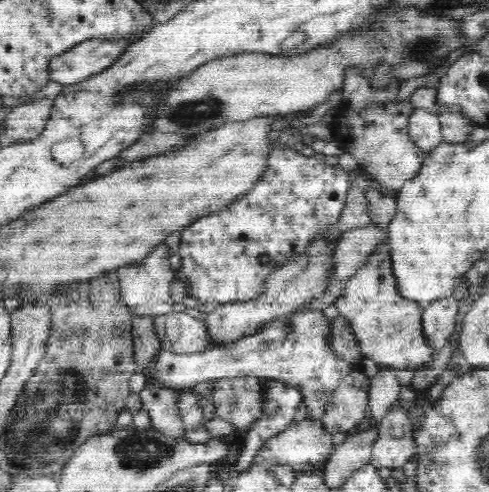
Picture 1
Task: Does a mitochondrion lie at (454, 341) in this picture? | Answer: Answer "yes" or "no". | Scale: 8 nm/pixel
no

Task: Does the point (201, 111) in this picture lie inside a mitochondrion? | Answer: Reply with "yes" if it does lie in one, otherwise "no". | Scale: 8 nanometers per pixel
yes

